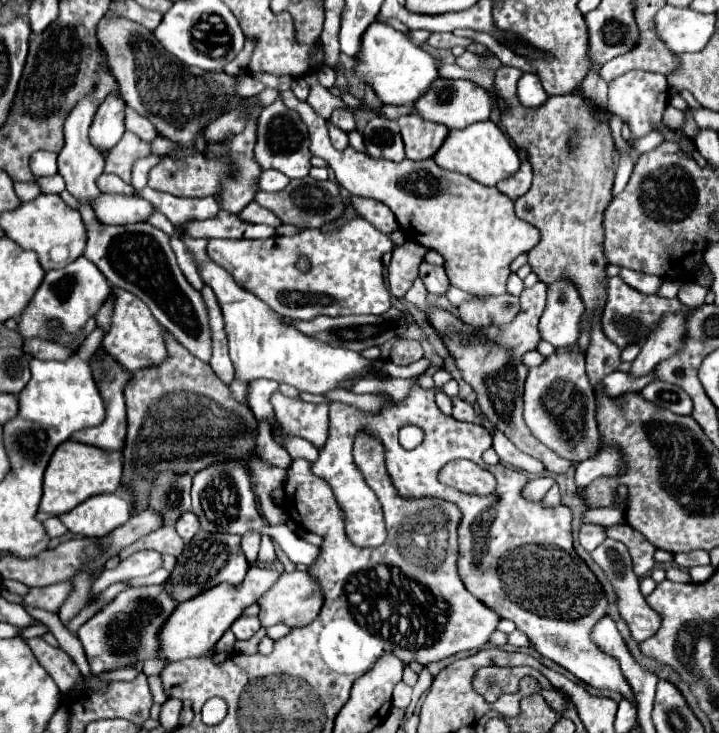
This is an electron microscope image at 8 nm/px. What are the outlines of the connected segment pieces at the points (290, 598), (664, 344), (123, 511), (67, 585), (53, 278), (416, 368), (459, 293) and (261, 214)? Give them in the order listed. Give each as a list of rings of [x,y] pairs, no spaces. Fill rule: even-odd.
[[[295,570],[291,574],[283,572],[281,578],[277,580],[277,584],[273,584],[273,588],[267,594],[263,594],[259,604],[261,604],[261,612],[259,612],[261,626],[287,624],[291,628],[303,628],[311,620],[317,618],[317,614],[323,606],[323,592],[321,592],[319,584],[311,578],[311,574],[299,572],[299,570]]]
[[[665,314],[659,328],[641,346],[641,352],[633,360],[629,374],[633,376],[649,374],[661,360],[671,358],[677,350],[681,350],[683,336],[685,336],[685,318],[681,314]]]
[[[119,494],[91,496],[71,512],[59,516],[69,532],[85,538],[105,536],[125,524],[129,518],[129,504]]]
[[[57,582],[45,588],[31,588],[31,592],[25,596],[25,602],[31,606],[39,606],[49,612],[57,612],[59,606],[65,602],[65,598],[71,592],[71,582]]]
[[[81,256],[79,260],[71,262],[69,266],[61,268],[61,270],[51,270],[45,274],[39,290],[27,304],[27,310],[23,310],[23,314],[21,314],[17,332],[21,334],[23,340],[29,340],[29,338],[53,340],[53,330],[49,328],[49,322],[57,320],[61,324],[59,332],[73,334],[73,332],[81,330],[91,316],[97,314],[97,310],[107,300],[107,294],[109,294],[107,278],[103,278],[103,274],[99,272],[99,268],[93,262],[89,262],[85,256]]]
[[[421,358],[415,364],[409,364],[409,366],[395,366],[391,360],[387,360],[387,374],[393,376],[393,378],[415,378],[427,368],[429,368],[427,358]]]
[[[449,284],[449,290],[447,290],[447,296],[449,296],[449,302],[457,308],[463,300],[467,300],[467,298],[473,298],[471,294],[465,294],[463,290],[459,290],[459,288],[455,288],[455,286],[451,286]]]
[[[251,202],[243,212],[241,212],[241,220],[243,222],[249,222],[249,224],[267,224],[267,226],[273,226],[273,228],[279,228],[281,226],[281,220],[271,214],[269,210],[265,208],[259,208],[257,202]]]

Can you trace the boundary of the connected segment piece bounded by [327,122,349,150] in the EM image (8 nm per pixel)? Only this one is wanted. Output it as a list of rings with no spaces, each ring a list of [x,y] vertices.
[[[327,122],[327,126],[329,126],[329,136],[333,146],[337,148],[337,150],[345,150],[345,148],[349,146],[349,138],[347,138],[347,134],[345,134],[343,130],[339,130],[337,126],[333,126],[331,122]]]

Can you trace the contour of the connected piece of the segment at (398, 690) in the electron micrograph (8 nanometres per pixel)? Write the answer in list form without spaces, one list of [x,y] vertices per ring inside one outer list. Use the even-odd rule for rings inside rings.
[[[399,682],[393,692],[393,706],[407,708],[409,702],[411,702],[411,686],[407,686],[405,682]]]

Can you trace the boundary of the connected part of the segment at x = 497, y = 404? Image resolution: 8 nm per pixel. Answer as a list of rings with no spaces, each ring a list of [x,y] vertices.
[[[417,278],[413,282],[413,286],[407,290],[405,300],[413,306],[417,306],[419,310],[423,310],[427,314],[429,324],[437,330],[439,338],[443,340],[443,344],[449,350],[449,356],[453,358],[455,366],[459,368],[463,380],[475,390],[479,406],[483,416],[495,424],[521,452],[541,460],[547,470],[551,474],[563,474],[569,470],[571,462],[563,460],[561,456],[557,456],[555,452],[551,452],[547,446],[543,446],[525,426],[523,422],[523,382],[527,378],[527,366],[523,364],[523,354],[529,350],[535,350],[537,344],[541,342],[539,336],[539,318],[545,310],[545,290],[547,286],[543,282],[537,282],[531,288],[525,288],[519,294],[521,300],[521,312],[511,320],[511,324],[503,324],[503,326],[489,326],[489,328],[473,328],[467,326],[459,316],[431,306],[427,300],[427,288],[423,286],[423,280]]]

